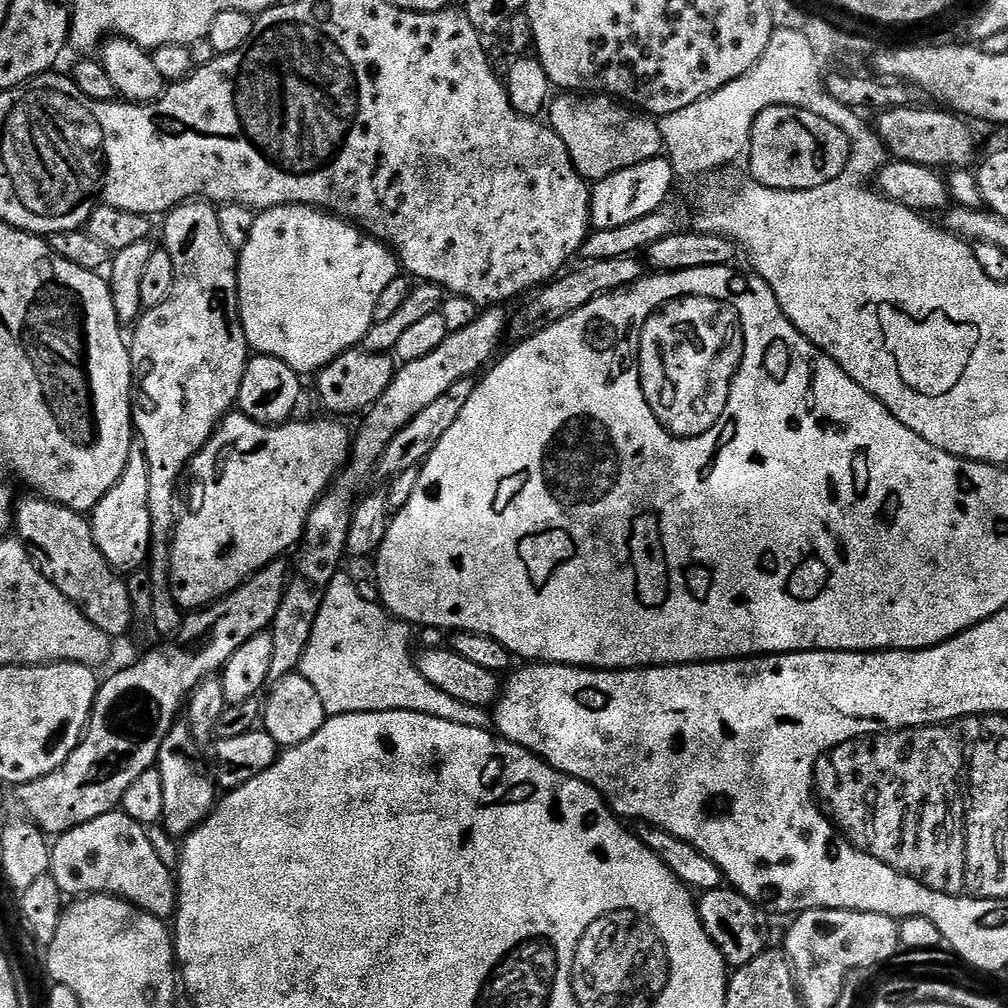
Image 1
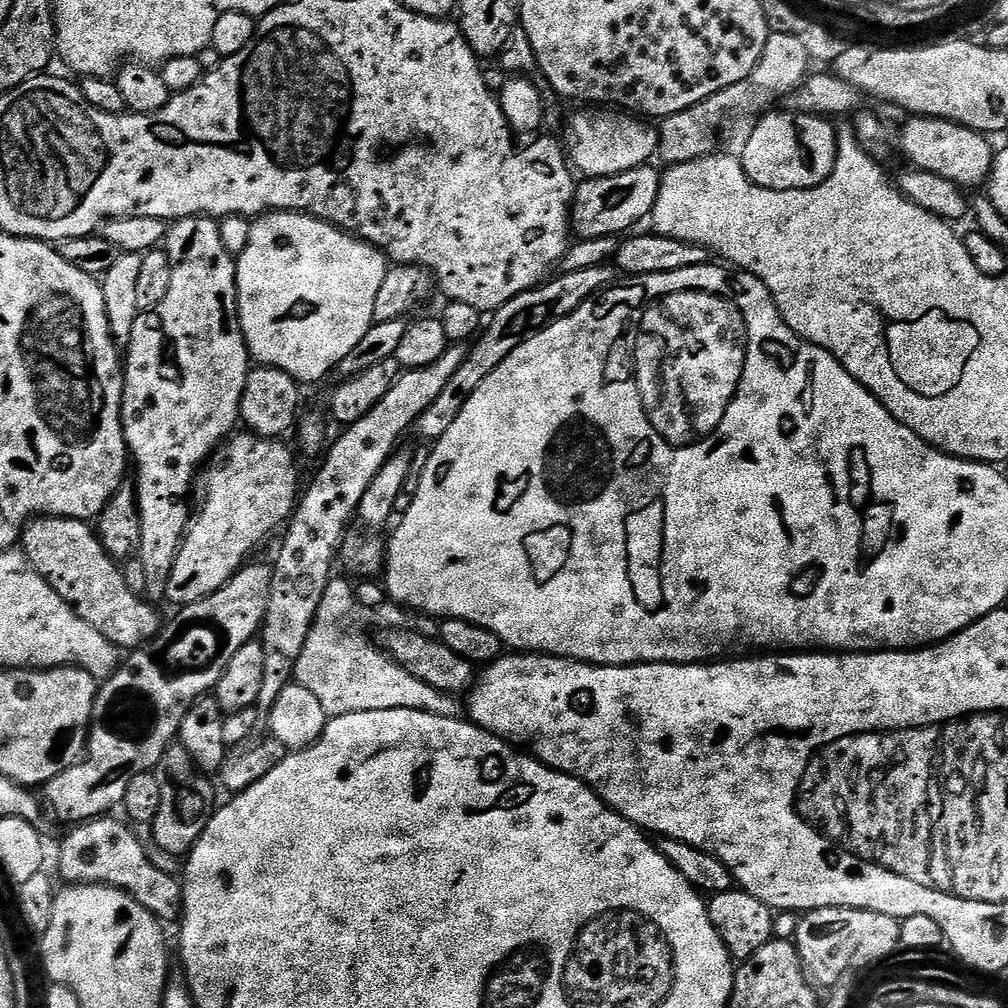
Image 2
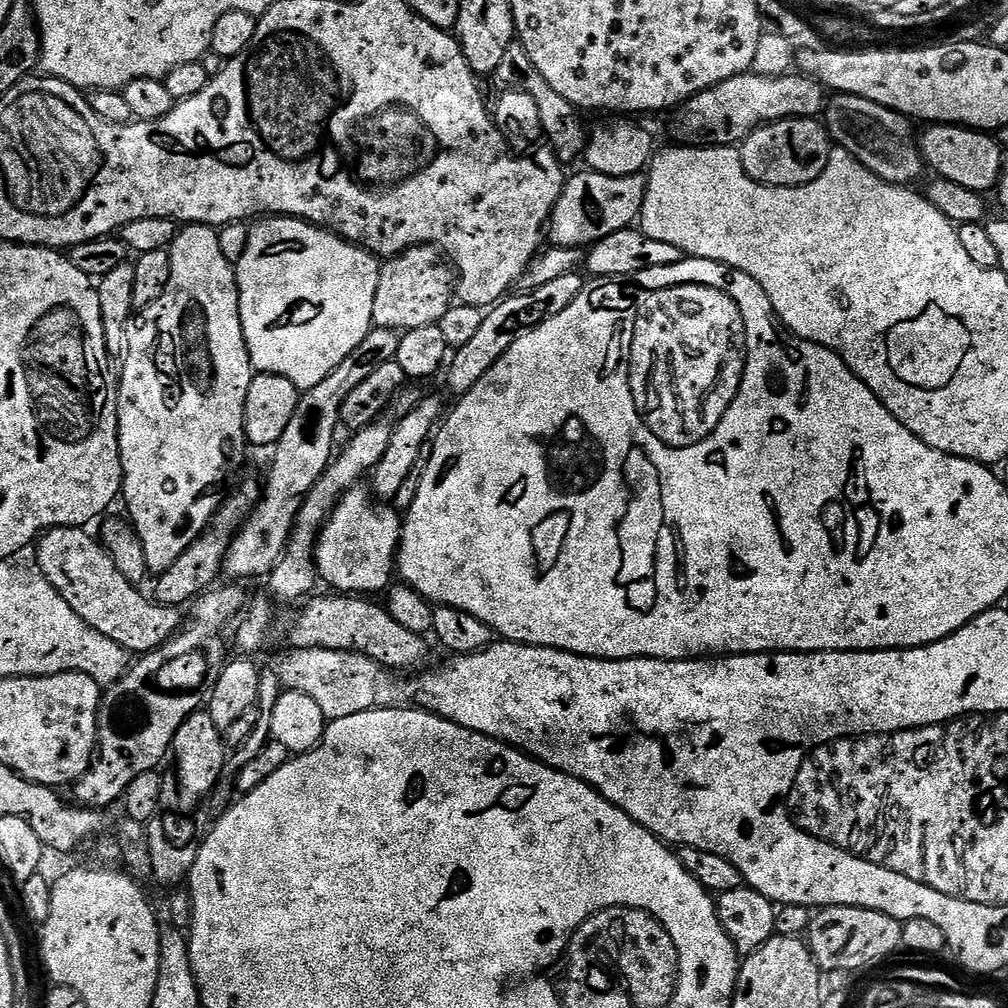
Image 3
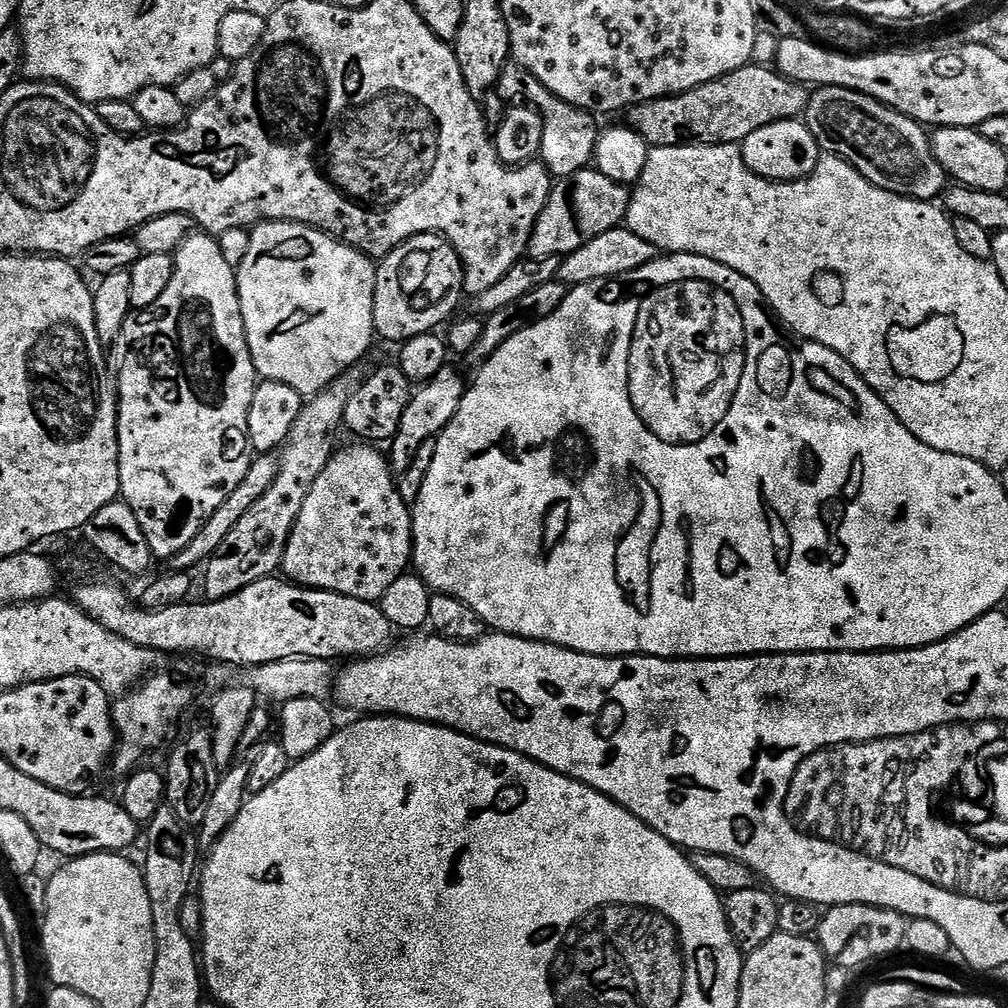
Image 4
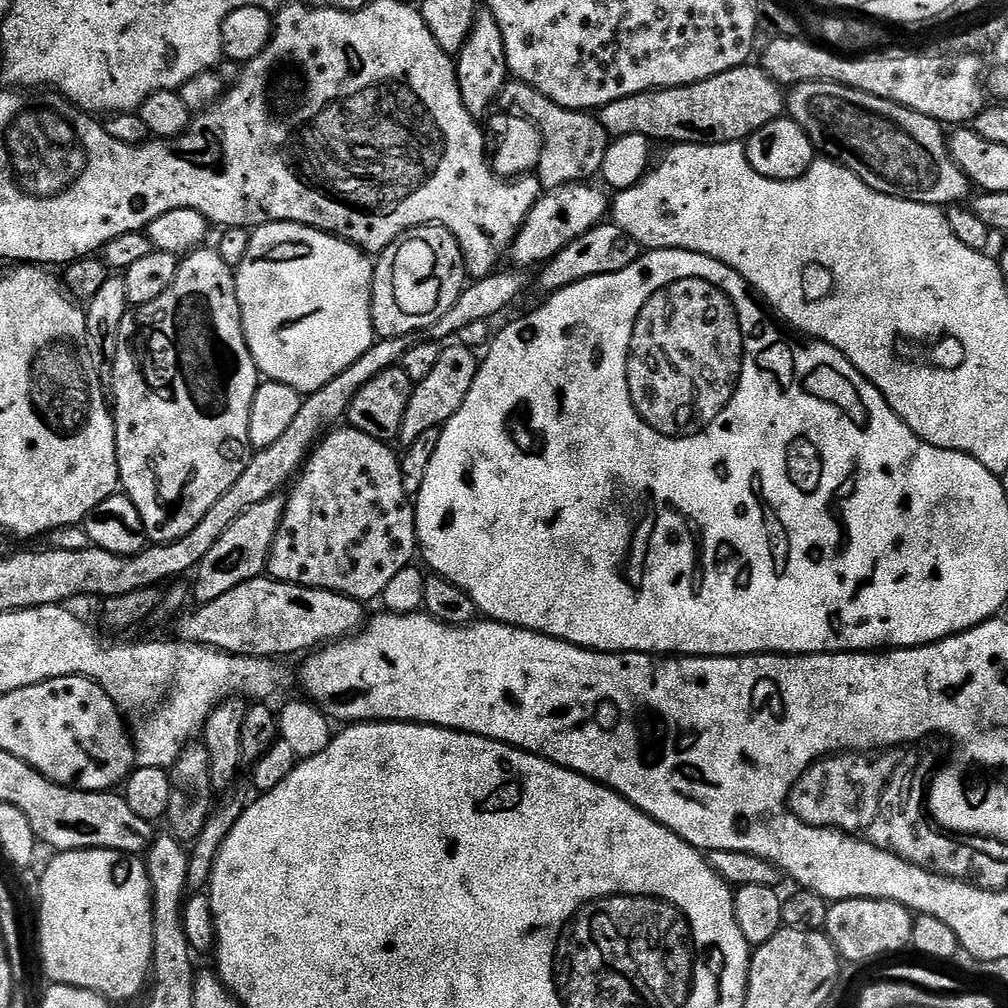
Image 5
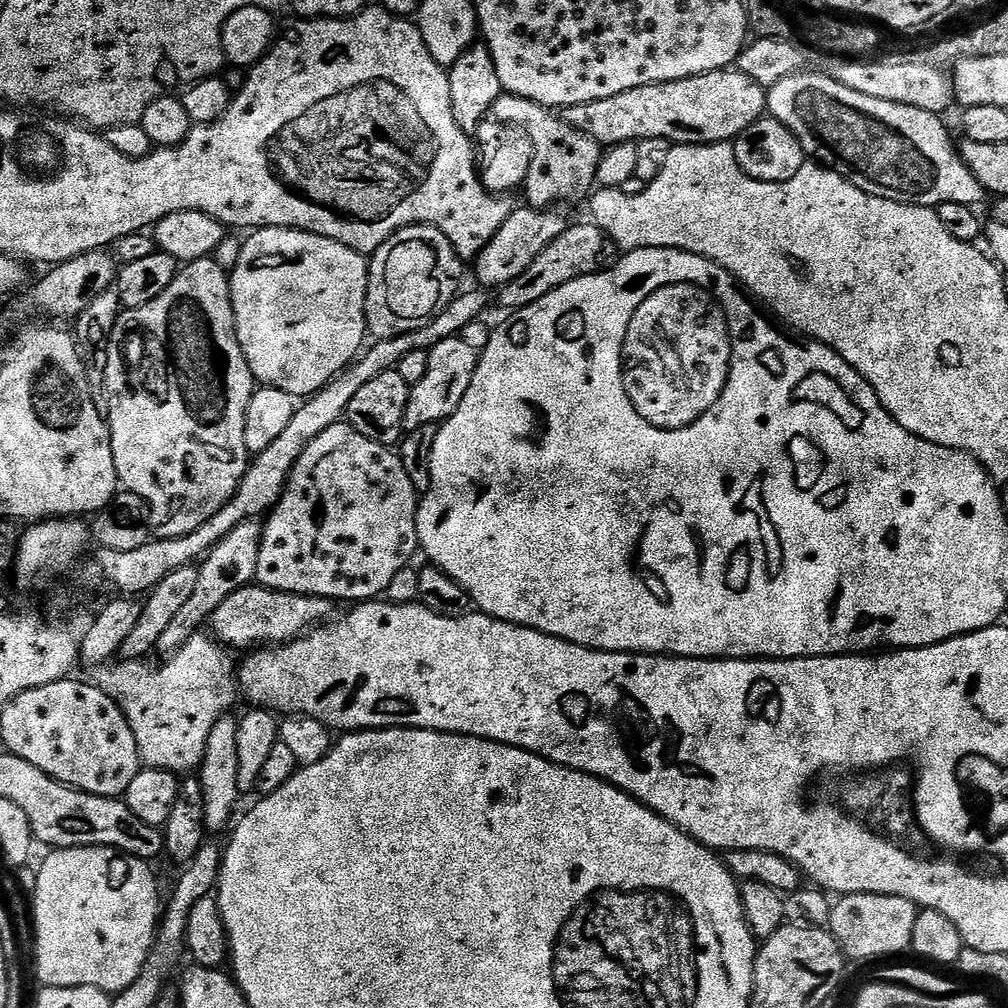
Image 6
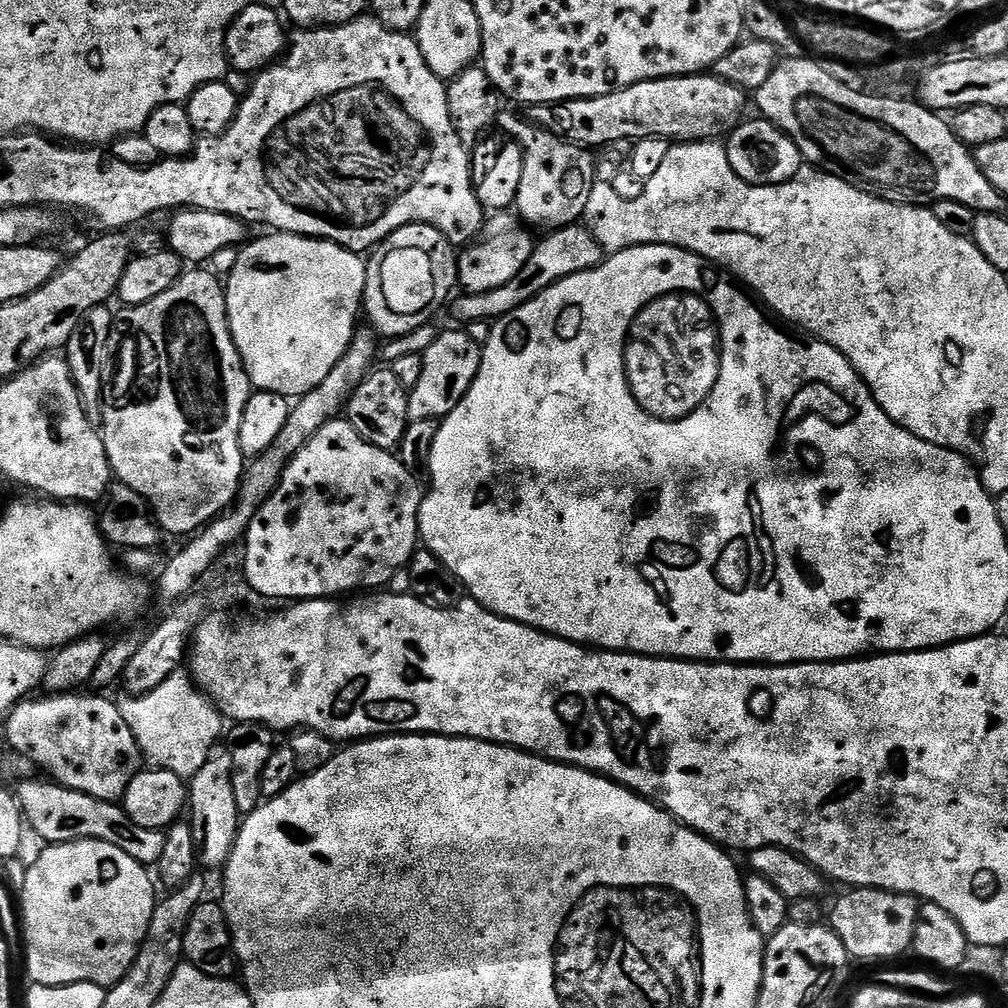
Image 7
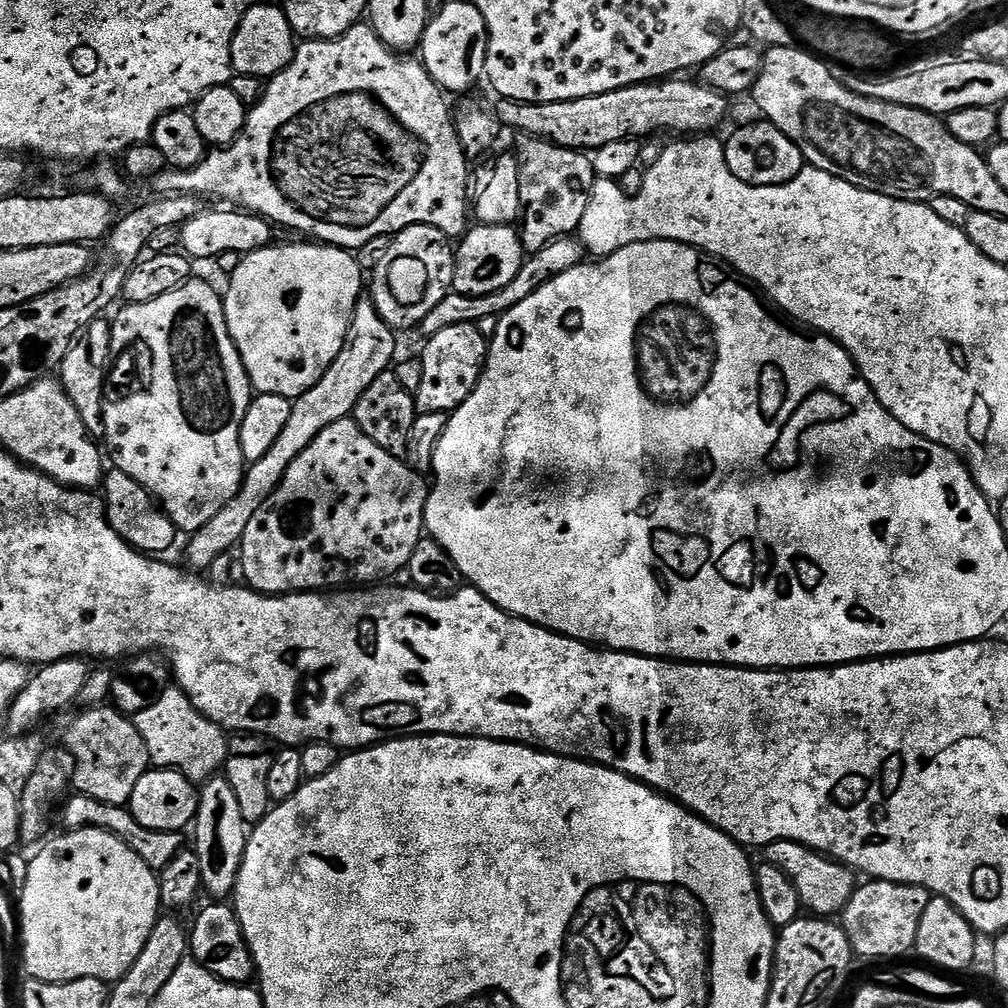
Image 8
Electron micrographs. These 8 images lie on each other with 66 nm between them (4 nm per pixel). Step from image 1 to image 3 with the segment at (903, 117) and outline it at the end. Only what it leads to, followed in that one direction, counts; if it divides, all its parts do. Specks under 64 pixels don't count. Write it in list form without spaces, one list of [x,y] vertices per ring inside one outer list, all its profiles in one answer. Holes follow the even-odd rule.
[[[933,124],[925,129],[924,136],[922,132],[918,140],[920,152],[925,165],[931,171],[933,168],[939,179],[958,182],[958,186],[981,194],[988,194],[999,185],[1000,167],[1006,162],[1006,156],[1000,153],[1001,145],[989,133],[959,124]]]

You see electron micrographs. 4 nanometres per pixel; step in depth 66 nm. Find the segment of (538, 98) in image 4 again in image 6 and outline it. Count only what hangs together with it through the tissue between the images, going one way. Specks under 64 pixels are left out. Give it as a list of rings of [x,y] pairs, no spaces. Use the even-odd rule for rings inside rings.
[[[501,94],[494,102],[490,116],[503,126],[523,128],[534,146],[530,171],[522,189],[527,198],[525,201],[531,207],[546,210],[557,205],[554,204],[556,202],[572,202],[584,197],[587,199],[591,195],[596,184],[597,168],[604,153],[597,140],[570,126],[553,109],[538,102],[530,102],[530,98]]]

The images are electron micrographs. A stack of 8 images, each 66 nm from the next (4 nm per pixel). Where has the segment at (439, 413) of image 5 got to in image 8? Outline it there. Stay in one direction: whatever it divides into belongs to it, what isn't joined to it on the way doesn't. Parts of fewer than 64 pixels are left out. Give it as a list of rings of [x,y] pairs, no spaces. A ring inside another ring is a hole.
[[[459,324],[446,326],[446,330],[438,330],[438,334],[427,337],[425,344],[428,345],[424,348],[424,356],[422,355],[422,386],[418,386],[414,394],[417,413],[451,414],[476,389],[480,373],[484,371],[484,363],[488,360],[490,343],[489,337],[483,336],[480,330],[474,324]]]

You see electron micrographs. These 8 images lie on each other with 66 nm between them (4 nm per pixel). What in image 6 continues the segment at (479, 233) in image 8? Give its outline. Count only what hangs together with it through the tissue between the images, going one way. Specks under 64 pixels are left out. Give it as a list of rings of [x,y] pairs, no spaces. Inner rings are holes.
[[[531,206],[517,207],[506,218],[502,230],[494,234],[488,245],[480,251],[479,256],[474,261],[476,276],[481,280],[483,287],[488,290],[499,290],[510,281],[516,280],[550,242],[567,230],[569,221],[564,220],[564,216],[558,210],[537,210]]]

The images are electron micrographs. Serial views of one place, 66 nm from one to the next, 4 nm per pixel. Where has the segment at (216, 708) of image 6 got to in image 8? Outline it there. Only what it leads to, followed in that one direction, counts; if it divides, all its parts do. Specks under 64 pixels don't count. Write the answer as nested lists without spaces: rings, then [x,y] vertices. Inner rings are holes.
[[[175,686],[165,688],[158,699],[146,710],[135,713],[134,723],[142,742],[146,742],[148,758],[153,769],[171,768],[181,772],[193,784],[203,785],[223,769],[228,757],[229,737],[223,728],[210,722]]]

